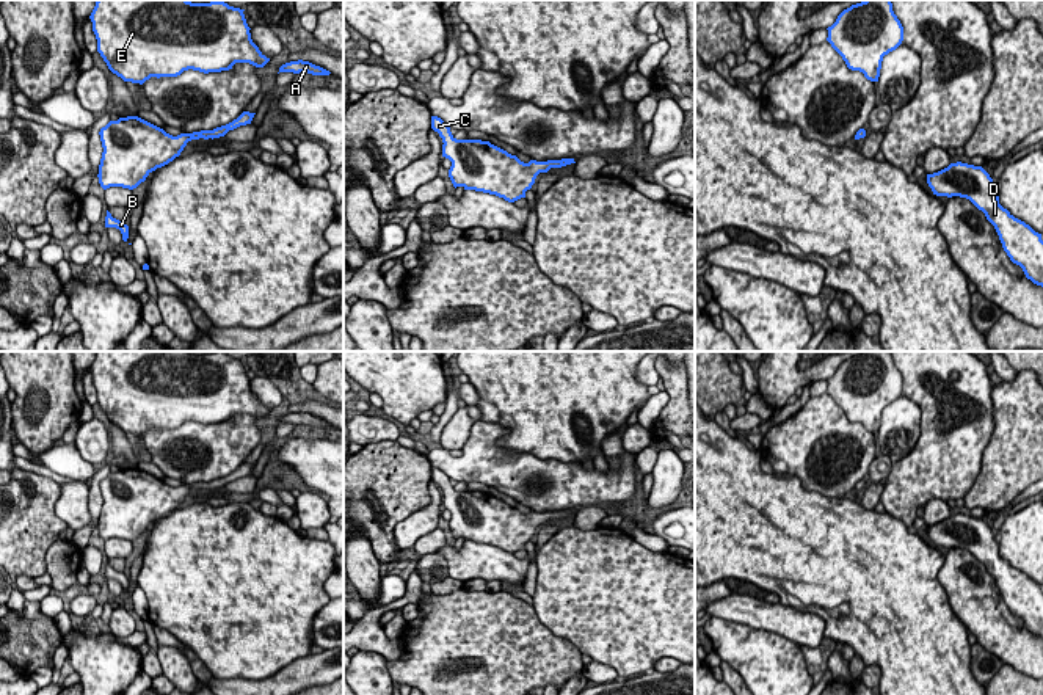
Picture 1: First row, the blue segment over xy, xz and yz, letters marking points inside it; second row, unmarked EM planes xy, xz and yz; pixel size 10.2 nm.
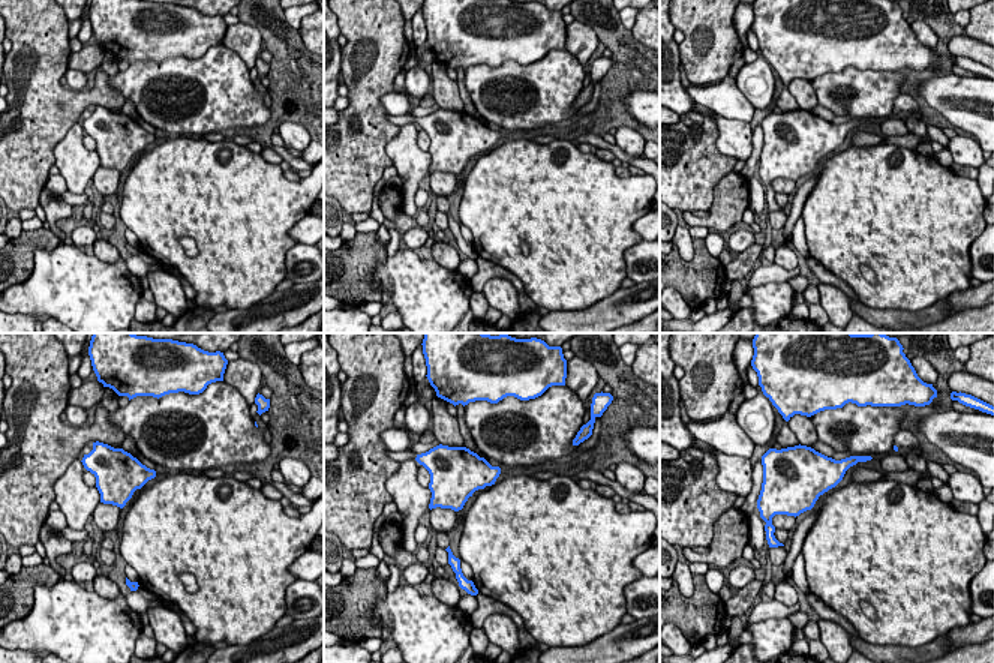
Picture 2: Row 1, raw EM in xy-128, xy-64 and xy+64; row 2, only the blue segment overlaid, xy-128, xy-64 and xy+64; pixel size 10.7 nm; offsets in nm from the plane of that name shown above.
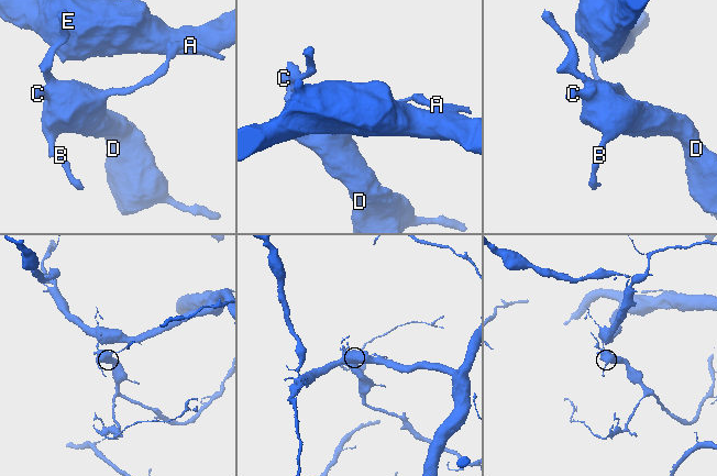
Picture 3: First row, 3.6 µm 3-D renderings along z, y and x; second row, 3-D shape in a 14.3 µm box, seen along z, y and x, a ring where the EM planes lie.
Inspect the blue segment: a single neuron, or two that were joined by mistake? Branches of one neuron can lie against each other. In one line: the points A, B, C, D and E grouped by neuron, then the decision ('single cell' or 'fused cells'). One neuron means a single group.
groups A E / B C D; fused cells

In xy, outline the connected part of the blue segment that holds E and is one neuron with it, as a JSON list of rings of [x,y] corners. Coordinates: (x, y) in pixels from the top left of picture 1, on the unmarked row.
[[[97,351],[89,370],[108,420],[124,433],[143,436],[151,428],[177,428],[188,420],[221,424],[235,414],[263,419],[270,409],[253,394],[243,362],[224,353]]]

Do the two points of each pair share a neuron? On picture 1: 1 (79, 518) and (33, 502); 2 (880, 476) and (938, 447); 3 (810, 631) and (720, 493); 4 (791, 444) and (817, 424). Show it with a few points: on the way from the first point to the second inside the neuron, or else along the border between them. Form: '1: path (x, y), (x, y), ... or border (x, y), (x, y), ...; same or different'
1: border (58, 485), (55, 513), (68, 526); different
2: border (893, 463), (891, 473), (882, 482); different
3: border (795, 609), (816, 614), (824, 622), (824, 633); different
4: path (797, 444), (811, 430); same

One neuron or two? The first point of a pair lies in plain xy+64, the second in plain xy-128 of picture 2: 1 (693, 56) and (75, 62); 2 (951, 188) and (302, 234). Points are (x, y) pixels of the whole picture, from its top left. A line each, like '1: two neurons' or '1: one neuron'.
1: two neurons
2: two neurons

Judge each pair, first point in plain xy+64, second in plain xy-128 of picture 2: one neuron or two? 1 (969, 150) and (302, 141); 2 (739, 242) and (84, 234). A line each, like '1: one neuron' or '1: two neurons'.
1: one neuron
2: one neuron

